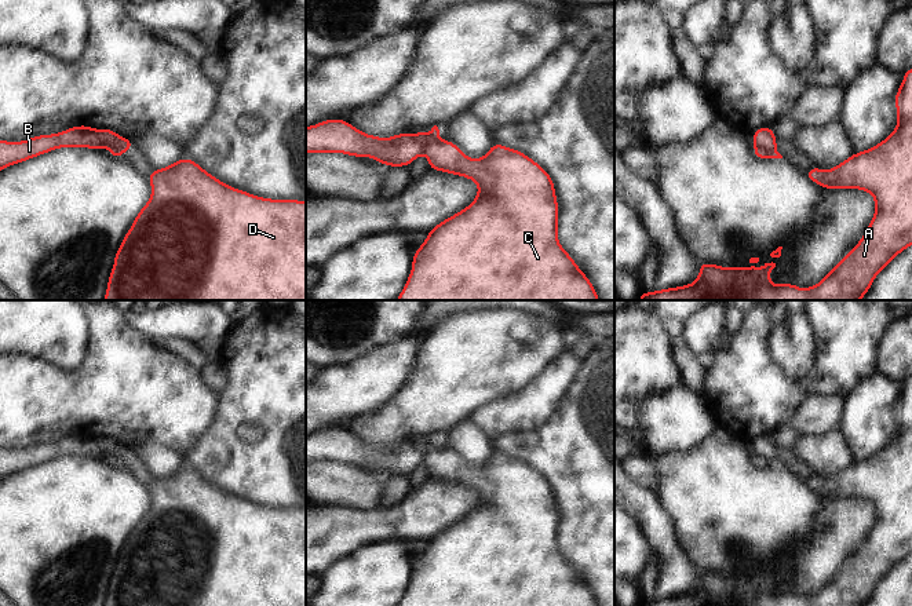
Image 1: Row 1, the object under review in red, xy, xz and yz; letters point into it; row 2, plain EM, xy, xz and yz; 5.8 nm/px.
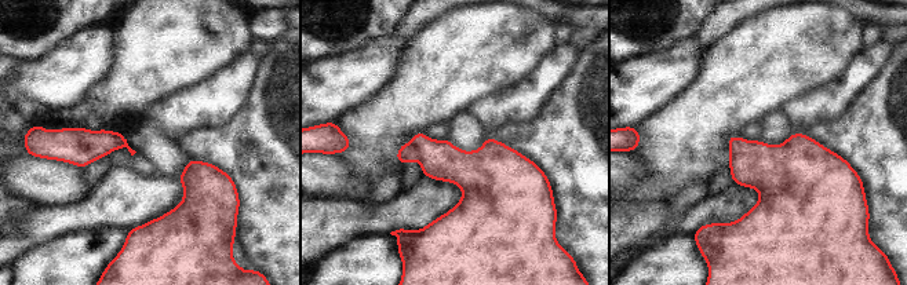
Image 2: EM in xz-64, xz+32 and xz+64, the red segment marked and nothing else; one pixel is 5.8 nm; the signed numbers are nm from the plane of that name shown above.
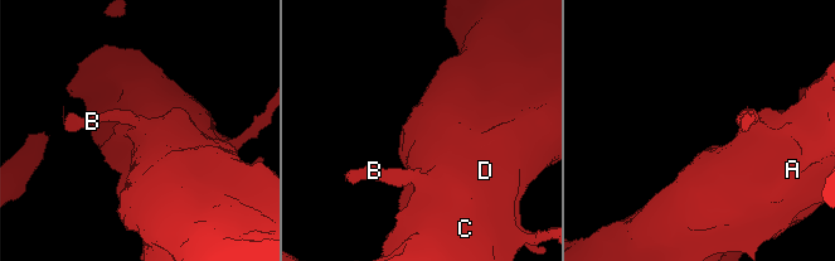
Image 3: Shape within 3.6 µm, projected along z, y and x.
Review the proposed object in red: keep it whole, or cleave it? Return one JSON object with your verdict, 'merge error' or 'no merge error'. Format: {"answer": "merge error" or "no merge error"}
{"answer": "merge error"}

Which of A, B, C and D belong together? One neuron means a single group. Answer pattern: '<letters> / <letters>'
A C D / B

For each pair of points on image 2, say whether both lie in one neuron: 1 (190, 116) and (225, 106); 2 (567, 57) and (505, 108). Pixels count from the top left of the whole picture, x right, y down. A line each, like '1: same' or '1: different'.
1: same
2: same

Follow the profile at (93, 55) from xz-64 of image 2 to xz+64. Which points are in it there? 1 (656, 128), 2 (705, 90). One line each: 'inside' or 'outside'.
1: outside
2: outside

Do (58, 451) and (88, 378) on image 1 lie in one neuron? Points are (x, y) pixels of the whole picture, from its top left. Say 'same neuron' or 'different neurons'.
different neurons

